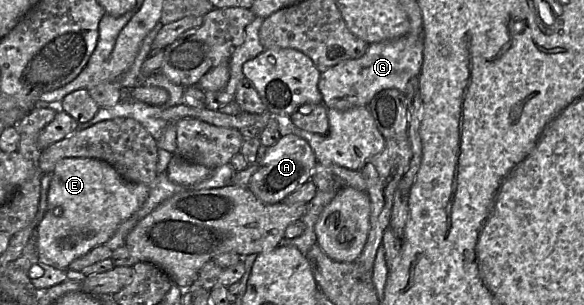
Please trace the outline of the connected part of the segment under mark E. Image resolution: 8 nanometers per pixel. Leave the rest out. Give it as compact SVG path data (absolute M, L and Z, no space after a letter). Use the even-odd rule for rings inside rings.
M63 158L50 177L47 210L37 228L37 248L39 260L64 270L78 257L105 244L149 194L149 185L127 181L109 163L96 158Z

